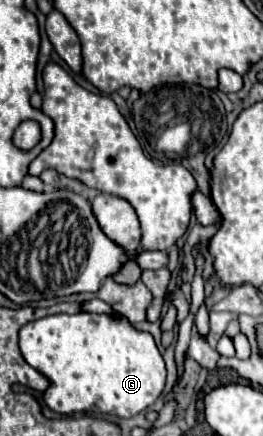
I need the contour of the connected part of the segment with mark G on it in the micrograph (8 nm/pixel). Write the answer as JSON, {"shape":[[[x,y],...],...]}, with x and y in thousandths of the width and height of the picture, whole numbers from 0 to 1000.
{"shape":[[[209,720],[125,734],[72,757],[72,798],[110,839],[186,872],[186,890],[156,899],[171,931],[217,950],[285,945],[384,945],[445,959],[498,959],[559,940],[620,899],[627,830],[582,771],[498,748],[460,720]]]}

